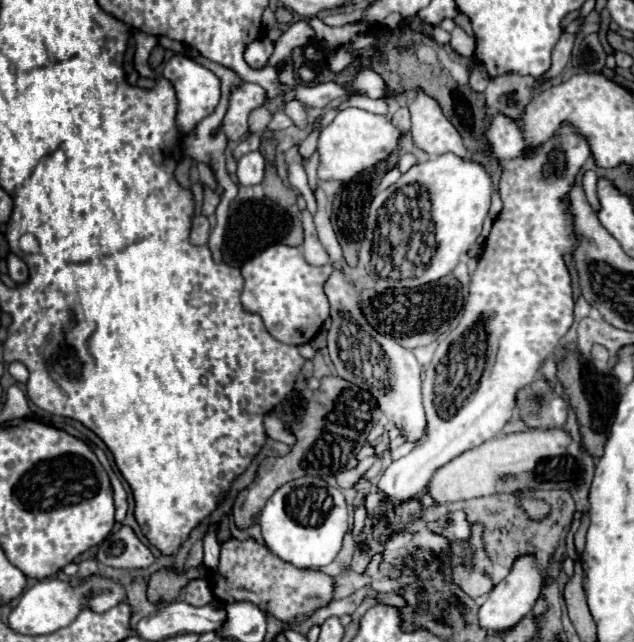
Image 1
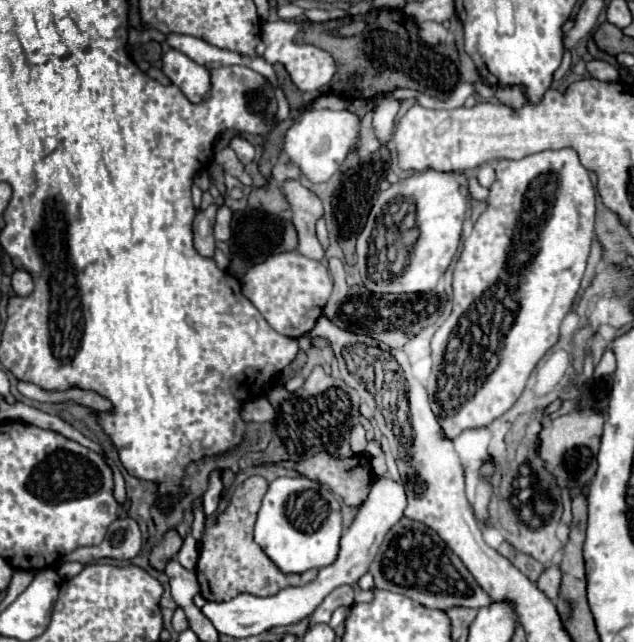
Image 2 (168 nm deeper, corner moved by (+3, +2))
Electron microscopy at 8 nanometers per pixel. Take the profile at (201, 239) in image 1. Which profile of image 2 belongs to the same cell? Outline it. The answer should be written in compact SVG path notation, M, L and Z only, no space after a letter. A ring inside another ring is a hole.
M209 206L207 210L199 210L193 222L193 242L201 256L213 256L215 238L213 238L213 222L215 222L217 206Z

